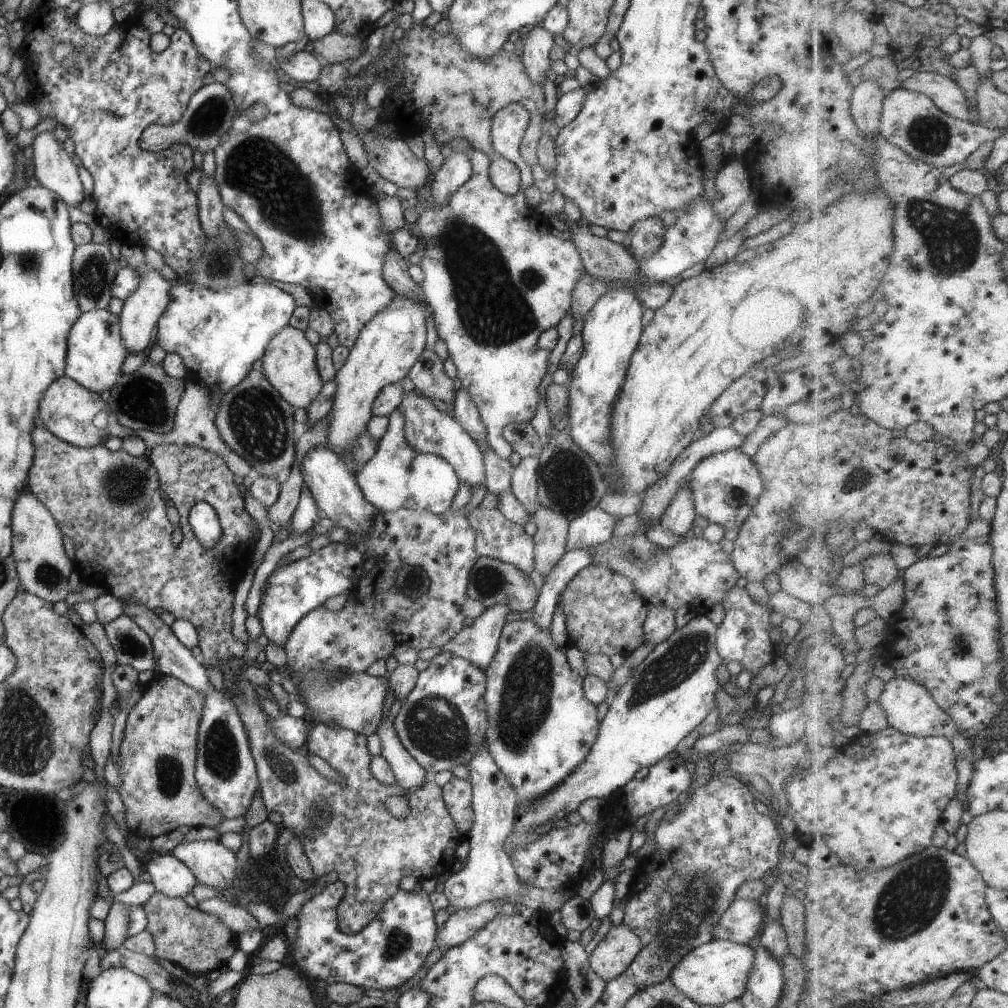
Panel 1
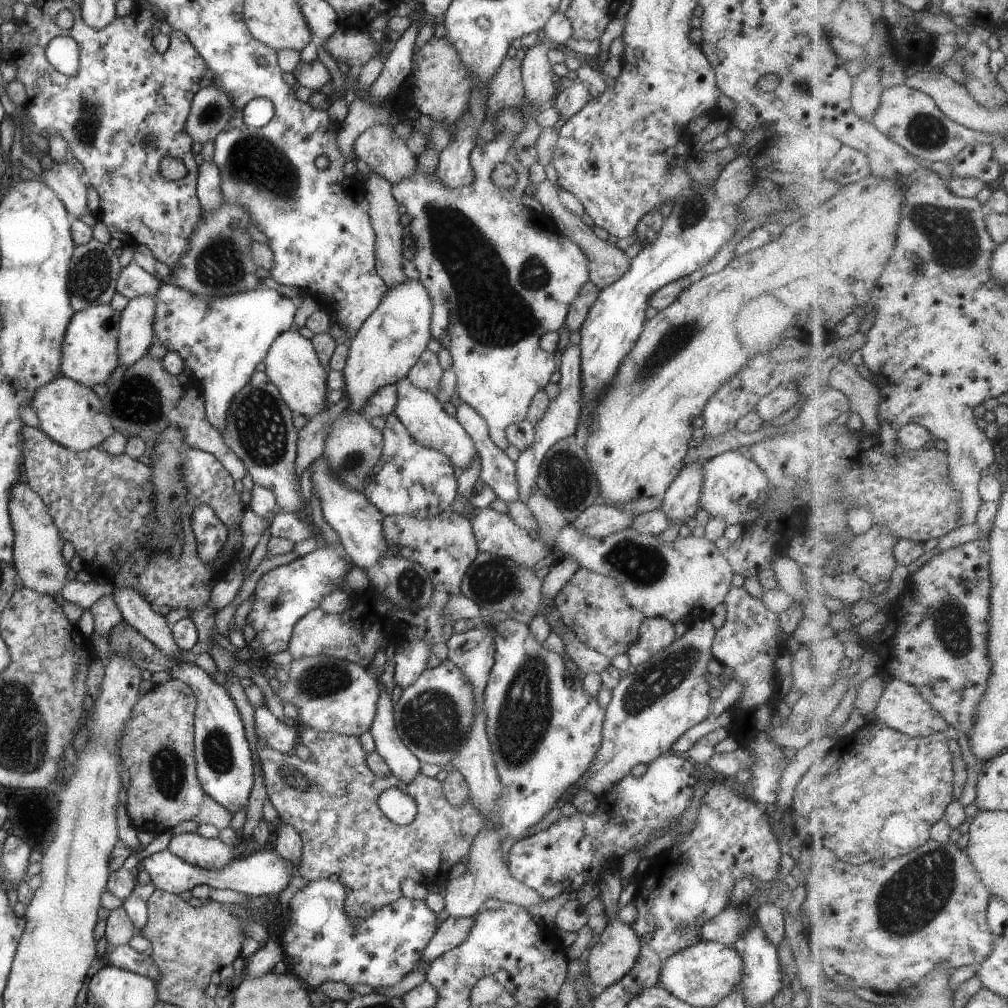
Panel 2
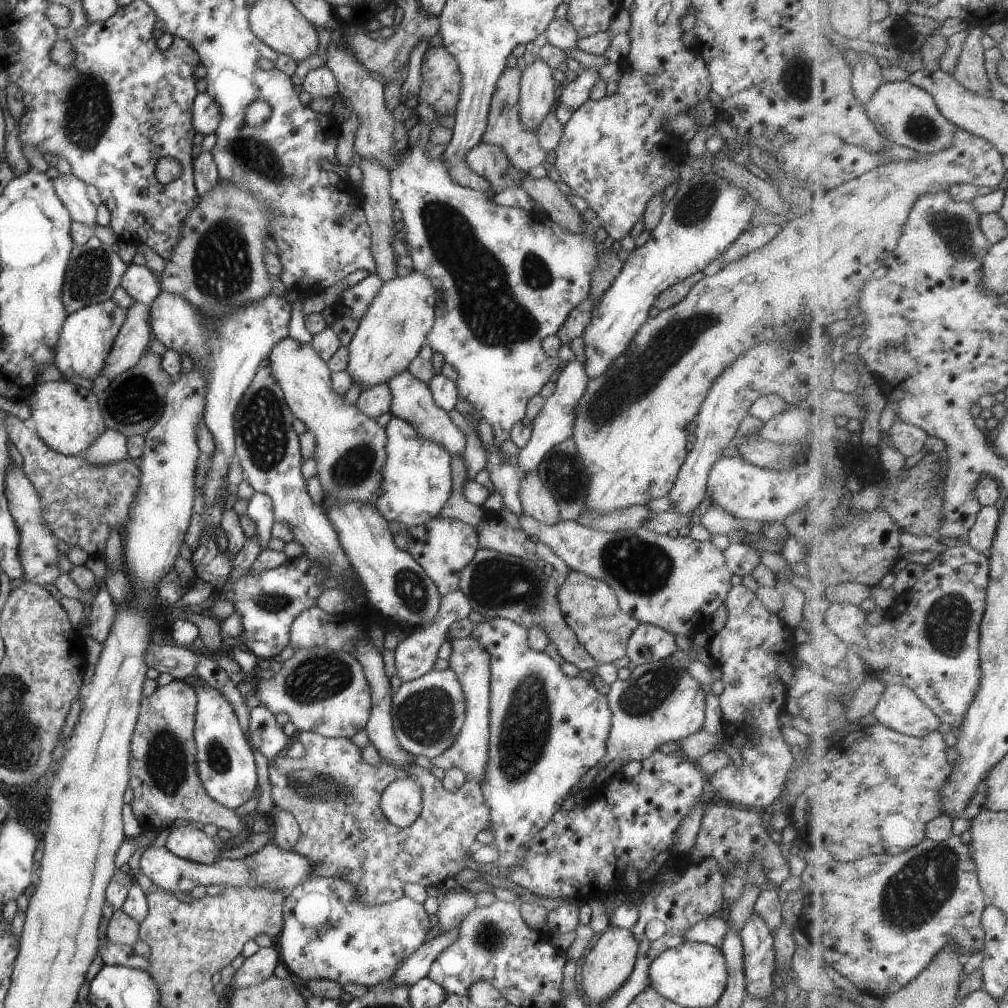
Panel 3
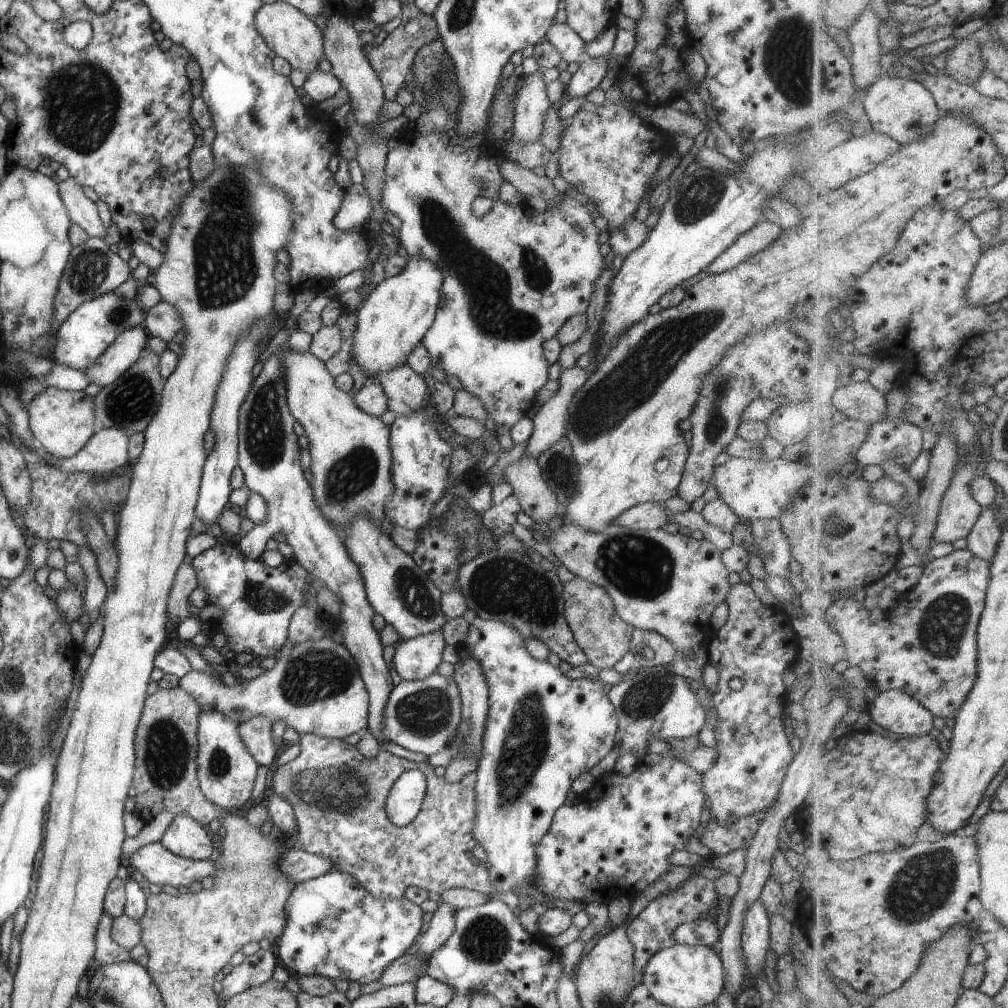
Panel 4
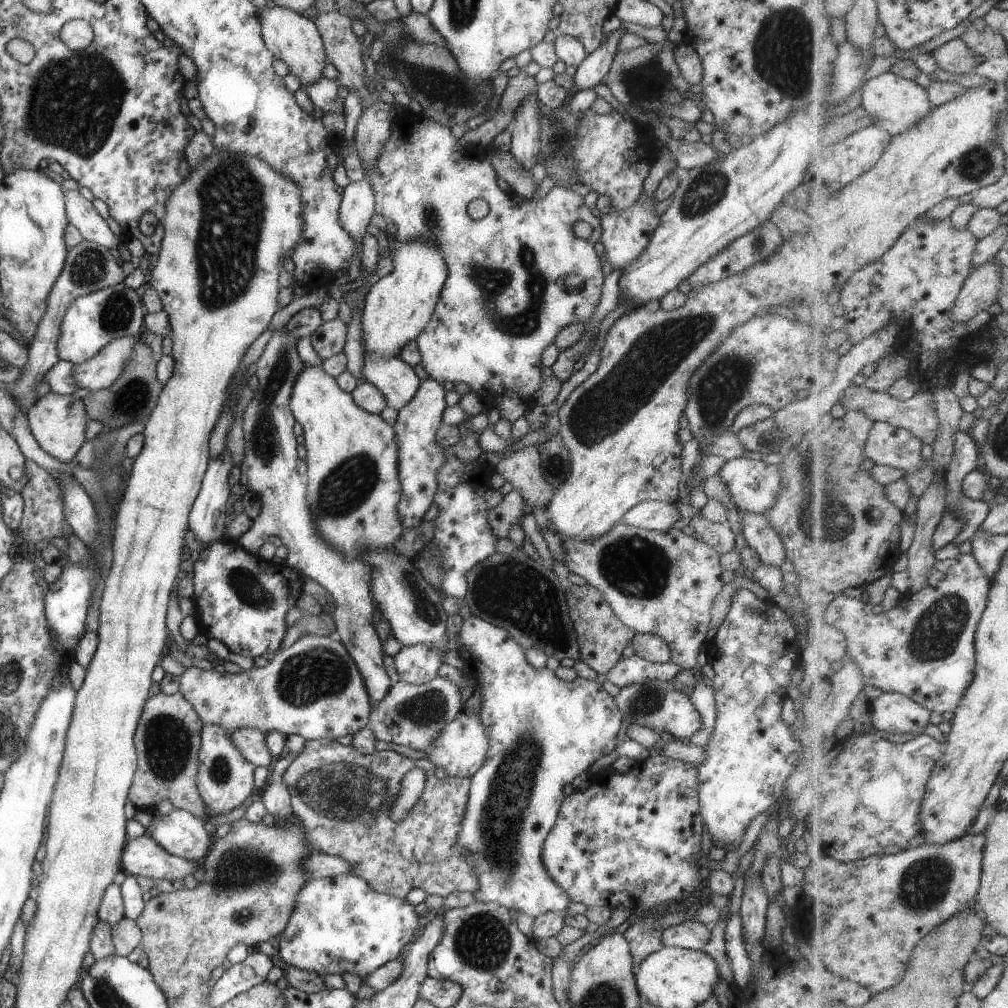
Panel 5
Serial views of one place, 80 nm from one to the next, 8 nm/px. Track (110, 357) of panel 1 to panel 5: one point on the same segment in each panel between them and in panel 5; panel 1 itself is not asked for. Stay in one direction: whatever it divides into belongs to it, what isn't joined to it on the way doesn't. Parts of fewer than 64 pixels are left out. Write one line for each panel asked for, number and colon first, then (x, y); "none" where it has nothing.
2: (89, 347)
3: (86, 336)
4: (85, 333)
5: (91, 321)

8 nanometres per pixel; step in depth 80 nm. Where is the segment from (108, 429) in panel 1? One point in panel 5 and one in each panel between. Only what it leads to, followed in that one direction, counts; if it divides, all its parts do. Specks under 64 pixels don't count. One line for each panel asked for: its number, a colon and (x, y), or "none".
2: (71, 415)
3: (66, 418)
4: (60, 421)
5: (57, 422)

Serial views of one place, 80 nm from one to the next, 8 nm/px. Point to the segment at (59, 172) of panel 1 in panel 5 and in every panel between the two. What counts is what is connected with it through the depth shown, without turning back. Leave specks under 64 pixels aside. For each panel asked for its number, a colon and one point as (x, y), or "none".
2: (62, 178)
3: (71, 192)
4: (82, 212)
5: (80, 213)

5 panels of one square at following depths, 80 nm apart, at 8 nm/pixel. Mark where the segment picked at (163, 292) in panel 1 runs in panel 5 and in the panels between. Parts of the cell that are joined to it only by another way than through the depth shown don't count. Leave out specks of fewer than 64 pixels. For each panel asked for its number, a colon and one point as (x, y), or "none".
2: (135, 334)
3: (132, 341)
4: (123, 351)
5: (101, 370)

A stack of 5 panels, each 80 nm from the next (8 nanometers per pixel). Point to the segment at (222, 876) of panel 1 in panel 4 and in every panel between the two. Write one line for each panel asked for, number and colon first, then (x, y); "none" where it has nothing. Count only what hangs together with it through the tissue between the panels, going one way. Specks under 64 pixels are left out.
2: (190, 847)
3: (186, 842)
4: (184, 837)

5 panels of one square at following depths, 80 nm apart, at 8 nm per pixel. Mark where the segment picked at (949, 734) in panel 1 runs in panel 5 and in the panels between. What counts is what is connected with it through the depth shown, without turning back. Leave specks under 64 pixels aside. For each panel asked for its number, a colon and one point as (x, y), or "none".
2: (901, 707)
3: (899, 708)
4: (894, 710)
5: (892, 712)

